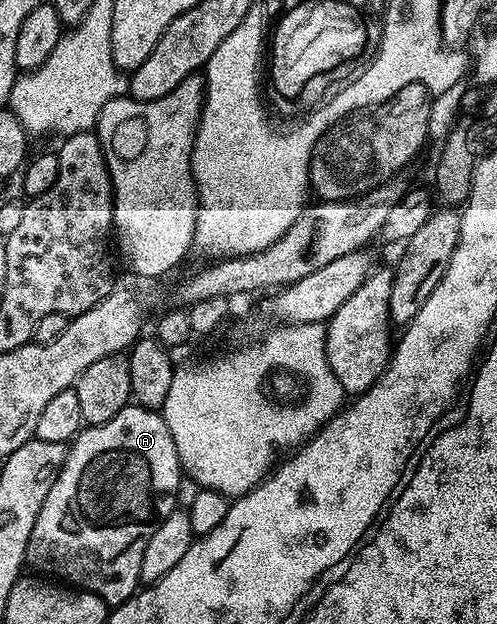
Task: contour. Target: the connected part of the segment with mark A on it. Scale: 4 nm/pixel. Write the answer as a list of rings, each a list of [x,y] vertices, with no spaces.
[[[127,405],[124,409],[120,409],[120,413],[116,413],[116,417],[112,417],[112,421],[83,426],[69,444],[64,465],[60,469],[48,497],[44,497],[44,506],[40,509],[40,517],[36,517],[36,525],[32,525],[32,537],[28,541],[26,550],[26,563],[29,566],[34,566],[38,570],[35,572],[41,573],[43,576],[65,581],[84,591],[96,592],[111,608],[126,603],[134,598],[140,587],[140,561],[144,557],[144,548],[148,546],[146,539],[152,537],[152,533],[156,533],[160,521],[164,521],[164,517],[168,517],[168,513],[175,511],[174,498],[178,495],[178,486],[181,483],[184,483],[184,472],[176,453],[176,441],[172,441],[172,433],[168,429],[164,417],[157,410]]]

